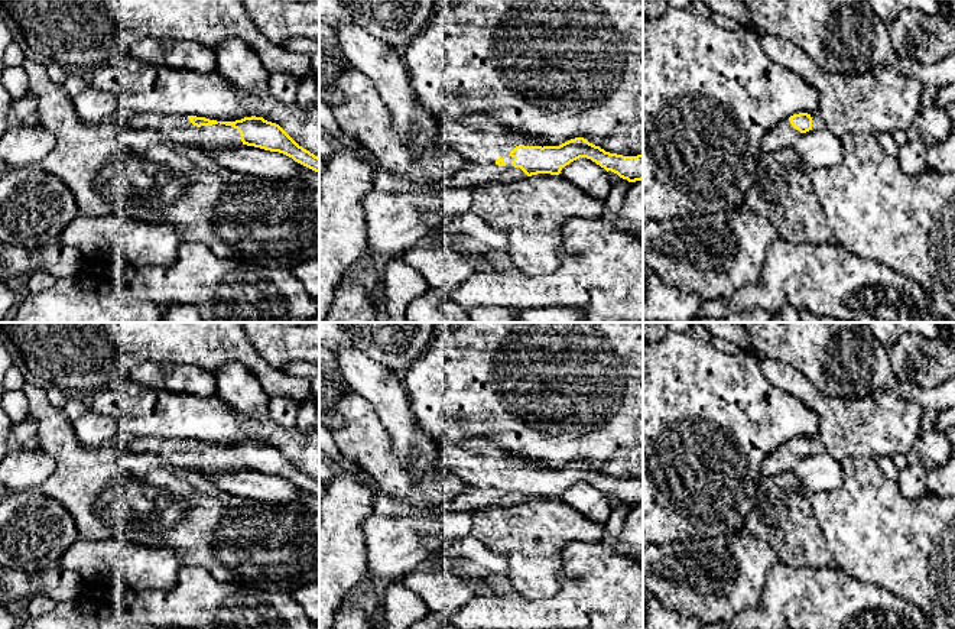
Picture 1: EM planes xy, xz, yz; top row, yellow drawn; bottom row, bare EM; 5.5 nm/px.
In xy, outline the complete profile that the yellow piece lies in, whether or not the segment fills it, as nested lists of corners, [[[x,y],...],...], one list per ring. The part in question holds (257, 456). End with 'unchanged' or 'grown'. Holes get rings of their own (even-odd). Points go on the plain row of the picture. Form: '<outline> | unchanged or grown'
[[[139,437],[126,440],[136,454],[155,454],[173,464],[207,474],[254,470],[279,476],[319,497],[319,482],[299,470],[279,448],[263,441],[244,441],[235,445],[217,445],[196,440]]] | grown

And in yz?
[[[808,437],[793,438],[777,447],[761,464],[761,476],[789,471],[802,457],[812,454],[812,441]]] | grown

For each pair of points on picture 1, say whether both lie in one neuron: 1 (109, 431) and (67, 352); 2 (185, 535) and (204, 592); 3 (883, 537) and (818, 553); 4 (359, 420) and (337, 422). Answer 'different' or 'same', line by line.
1: different
2: different
3: different
4: different

